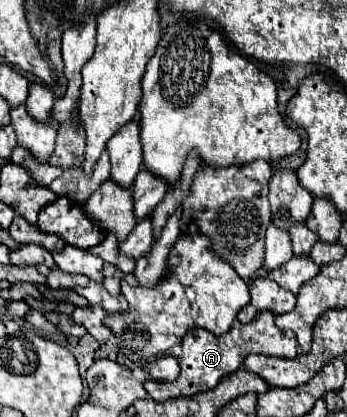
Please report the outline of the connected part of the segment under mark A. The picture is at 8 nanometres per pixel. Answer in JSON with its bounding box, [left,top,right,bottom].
[145,311,297,401]

